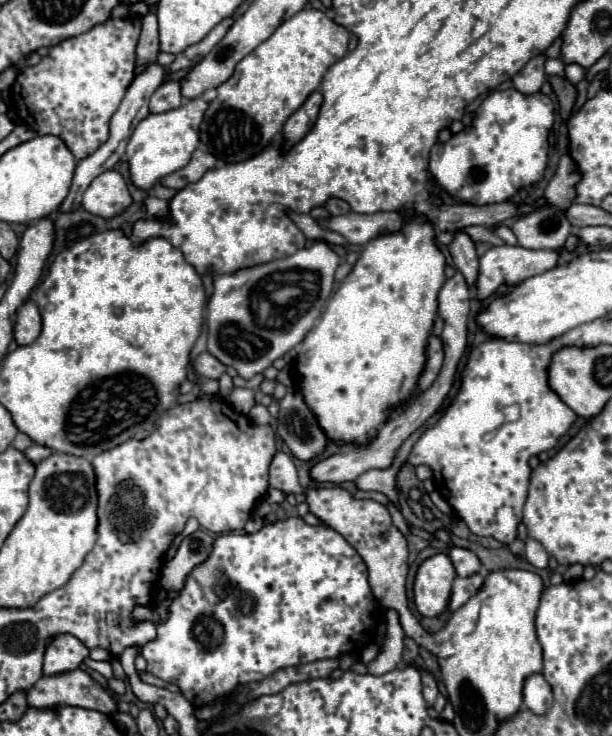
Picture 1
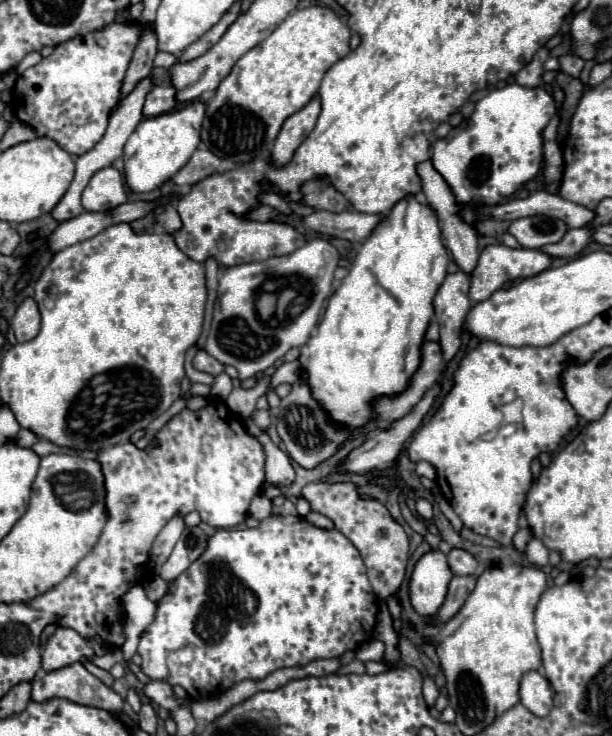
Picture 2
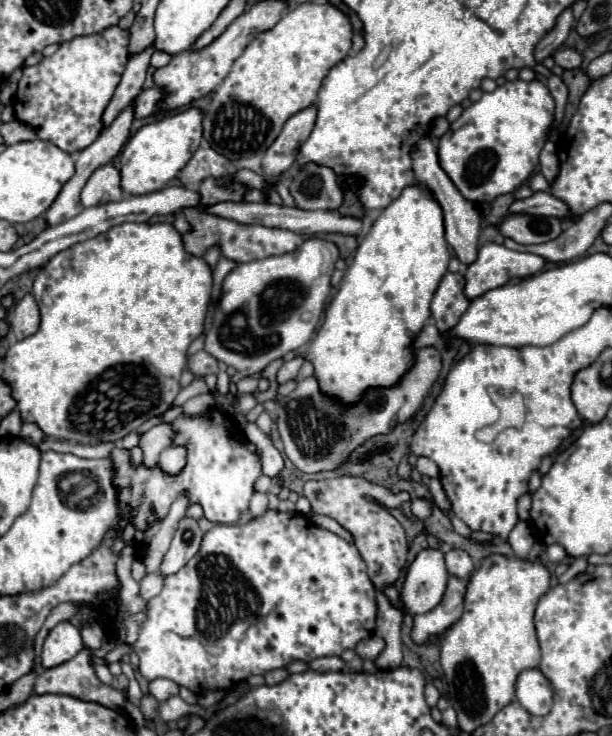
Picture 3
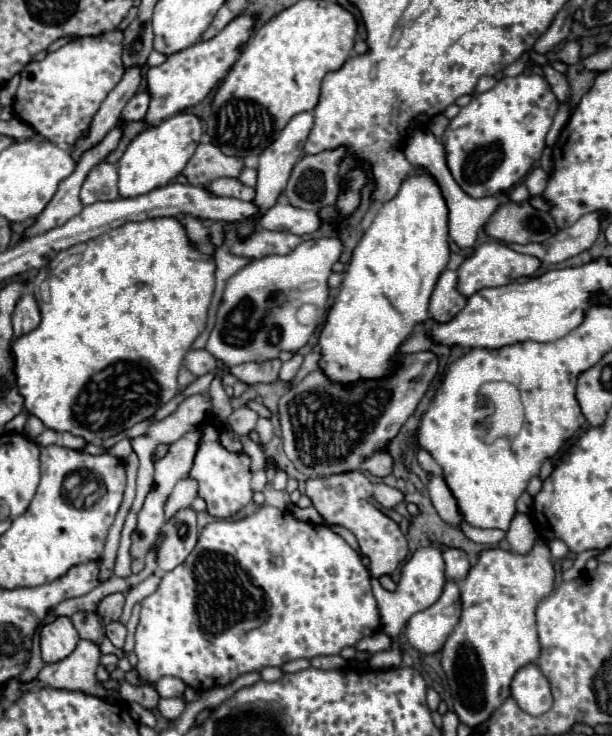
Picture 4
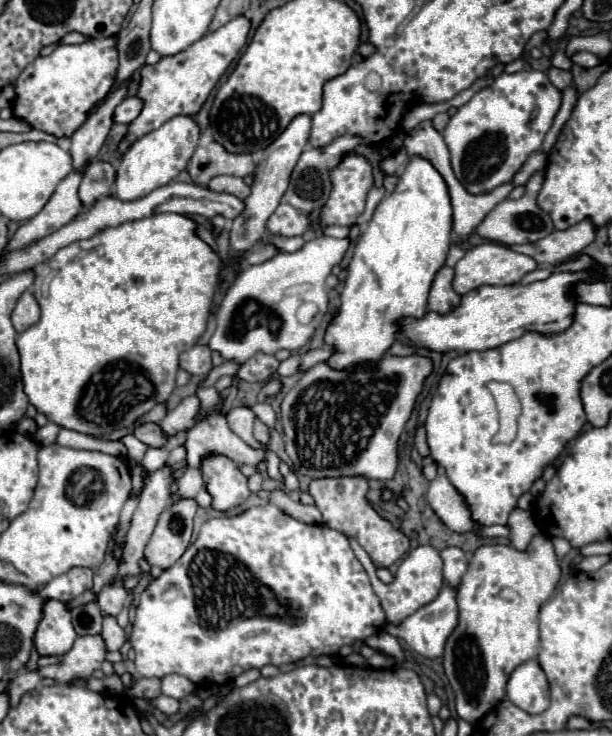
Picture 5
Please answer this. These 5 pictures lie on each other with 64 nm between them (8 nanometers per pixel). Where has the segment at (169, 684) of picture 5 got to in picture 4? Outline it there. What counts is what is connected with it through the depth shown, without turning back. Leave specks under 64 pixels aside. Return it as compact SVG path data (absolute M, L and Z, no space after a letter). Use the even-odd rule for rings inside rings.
M161 678L154 683L154 688L160 694L160 698L172 698L182 696L186 684L182 684L182 680L178 678Z

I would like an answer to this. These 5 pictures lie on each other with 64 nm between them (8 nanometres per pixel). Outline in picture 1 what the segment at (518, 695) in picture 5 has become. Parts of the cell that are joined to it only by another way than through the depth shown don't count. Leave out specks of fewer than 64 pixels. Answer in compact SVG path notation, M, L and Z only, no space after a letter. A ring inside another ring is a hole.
M532 674L524 684L524 706L534 714L546 714L552 706L552 688L542 674Z

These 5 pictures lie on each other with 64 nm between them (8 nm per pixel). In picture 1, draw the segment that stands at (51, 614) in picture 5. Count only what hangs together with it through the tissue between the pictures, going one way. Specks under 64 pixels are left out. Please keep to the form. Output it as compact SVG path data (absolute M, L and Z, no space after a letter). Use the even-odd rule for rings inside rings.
M62 634L54 638L44 656L44 674L46 676L56 676L62 672L72 672L80 668L80 664L88 658L90 650L74 636Z

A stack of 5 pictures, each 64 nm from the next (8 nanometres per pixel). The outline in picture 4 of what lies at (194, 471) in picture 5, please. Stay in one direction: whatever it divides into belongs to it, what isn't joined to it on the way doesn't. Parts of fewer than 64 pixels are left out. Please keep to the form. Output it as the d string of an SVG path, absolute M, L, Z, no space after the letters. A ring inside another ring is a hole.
M184 476L184 478L176 484L174 492L170 494L166 506L188 506L188 508L190 508L194 498L196 498L196 484L194 484L194 480L190 480L188 476Z

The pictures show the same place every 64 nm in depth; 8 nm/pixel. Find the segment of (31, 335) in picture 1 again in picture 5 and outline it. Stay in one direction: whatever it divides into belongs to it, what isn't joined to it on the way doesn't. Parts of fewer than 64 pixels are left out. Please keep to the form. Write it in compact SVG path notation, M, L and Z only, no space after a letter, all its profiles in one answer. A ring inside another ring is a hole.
M24 292L12 312L12 324L16 328L16 332L24 332L26 328L34 326L40 320L40 308L36 298L32 296L32 292Z

